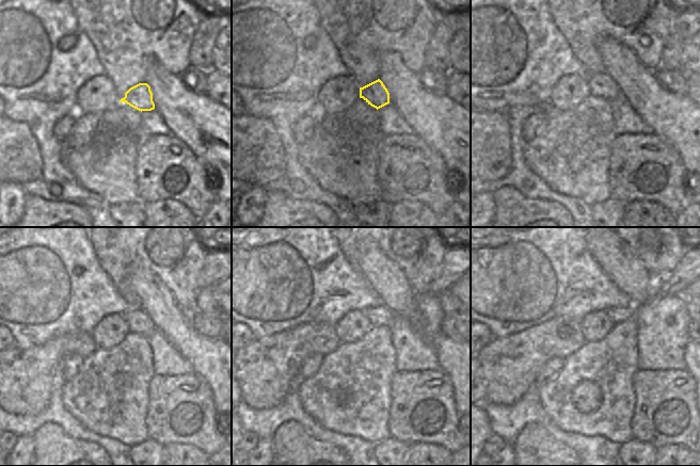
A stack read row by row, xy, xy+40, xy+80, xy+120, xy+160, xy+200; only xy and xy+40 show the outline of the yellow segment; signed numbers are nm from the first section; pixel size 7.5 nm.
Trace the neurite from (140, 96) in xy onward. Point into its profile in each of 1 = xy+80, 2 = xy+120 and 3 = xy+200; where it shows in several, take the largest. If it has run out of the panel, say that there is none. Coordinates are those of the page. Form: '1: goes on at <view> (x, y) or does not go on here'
1: goes on at xy+80 (601, 84)
2: goes on at xy+120 (139, 322)
3: goes on at xy+200 (617, 315)

